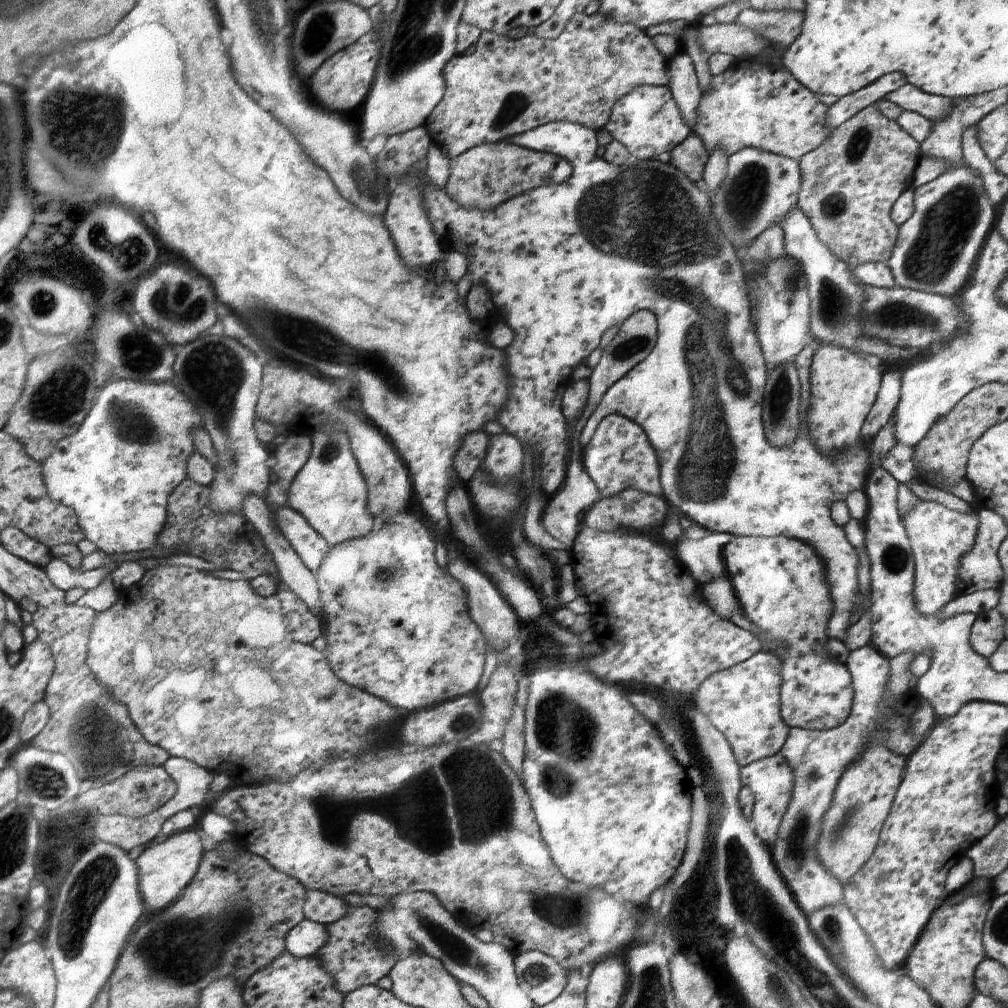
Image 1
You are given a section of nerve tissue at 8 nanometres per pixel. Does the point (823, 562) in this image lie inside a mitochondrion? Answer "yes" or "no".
no

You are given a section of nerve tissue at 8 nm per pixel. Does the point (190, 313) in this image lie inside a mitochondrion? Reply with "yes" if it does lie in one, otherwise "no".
yes

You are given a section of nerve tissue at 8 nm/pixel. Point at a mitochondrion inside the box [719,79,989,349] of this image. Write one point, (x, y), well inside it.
(943, 233)

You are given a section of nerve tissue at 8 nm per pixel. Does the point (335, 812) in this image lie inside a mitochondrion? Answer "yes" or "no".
yes

